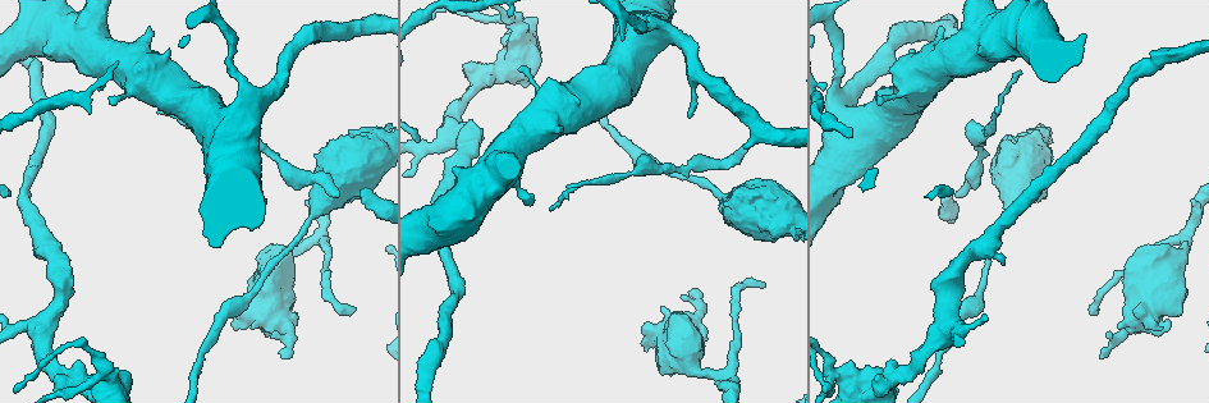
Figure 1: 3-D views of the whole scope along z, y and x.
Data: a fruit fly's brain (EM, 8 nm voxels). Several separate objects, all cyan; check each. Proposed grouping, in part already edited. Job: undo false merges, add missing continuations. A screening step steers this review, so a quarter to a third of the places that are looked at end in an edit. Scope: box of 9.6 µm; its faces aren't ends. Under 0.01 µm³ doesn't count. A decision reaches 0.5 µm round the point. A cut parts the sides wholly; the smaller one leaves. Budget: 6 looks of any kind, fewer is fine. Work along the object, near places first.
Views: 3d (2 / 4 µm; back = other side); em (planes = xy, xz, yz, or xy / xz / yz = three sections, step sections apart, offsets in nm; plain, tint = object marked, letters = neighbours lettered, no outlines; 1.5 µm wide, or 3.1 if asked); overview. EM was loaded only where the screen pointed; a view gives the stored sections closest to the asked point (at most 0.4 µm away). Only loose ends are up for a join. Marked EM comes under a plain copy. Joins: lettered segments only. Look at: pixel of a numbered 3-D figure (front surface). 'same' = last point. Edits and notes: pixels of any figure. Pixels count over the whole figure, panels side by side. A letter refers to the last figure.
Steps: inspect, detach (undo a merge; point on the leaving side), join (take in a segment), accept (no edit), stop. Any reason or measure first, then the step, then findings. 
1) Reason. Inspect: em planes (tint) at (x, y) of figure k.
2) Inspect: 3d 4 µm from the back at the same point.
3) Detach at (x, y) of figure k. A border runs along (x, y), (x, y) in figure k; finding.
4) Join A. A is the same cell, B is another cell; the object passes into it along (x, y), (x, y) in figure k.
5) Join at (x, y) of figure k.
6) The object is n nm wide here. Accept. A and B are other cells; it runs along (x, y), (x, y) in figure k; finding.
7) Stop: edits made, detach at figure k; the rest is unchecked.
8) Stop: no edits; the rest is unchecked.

Stops while still wide. Inspect: 3d 2 µm at (1121, 329) of figure 1.

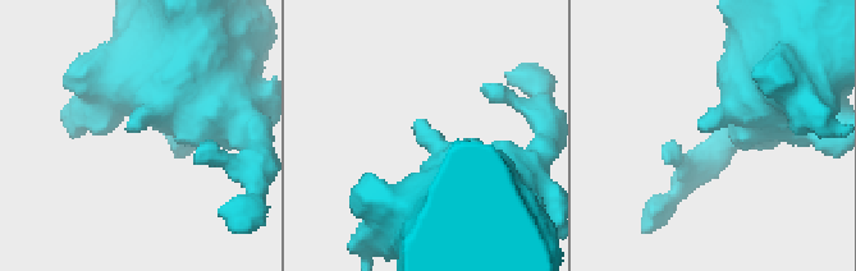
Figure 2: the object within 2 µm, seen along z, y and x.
Need the tissue. Inspect: em planes (letters) at (414, 125) of figure 2.

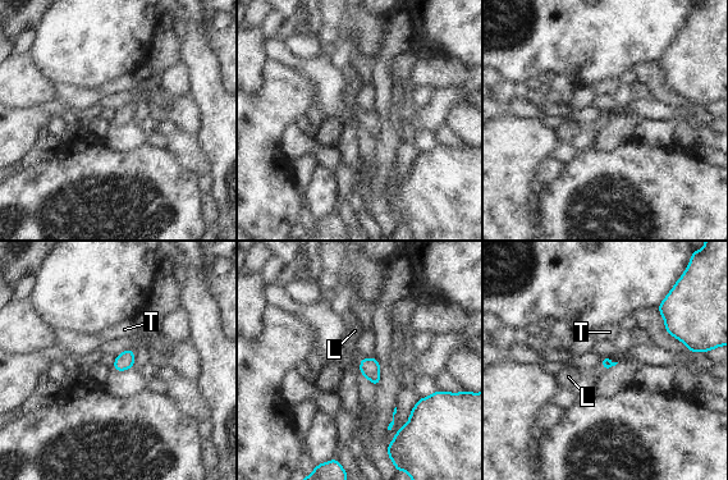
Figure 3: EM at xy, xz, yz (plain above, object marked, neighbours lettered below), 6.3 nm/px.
Join L. L is the same cell, T is another cell; it goes on there.

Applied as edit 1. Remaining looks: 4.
See it whole again. Inspect: overview.

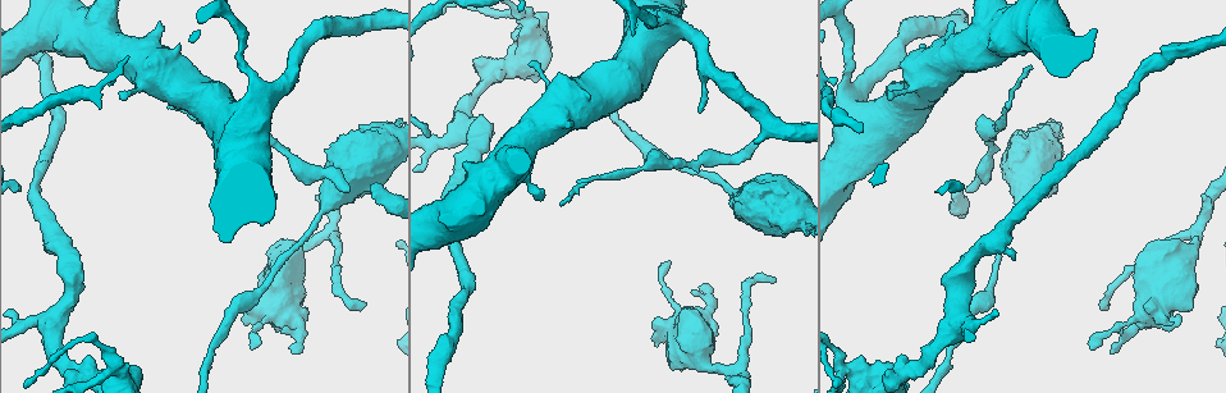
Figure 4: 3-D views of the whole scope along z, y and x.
An open end. Inspect: em planes (letters) at (531, 63) of figure 4.

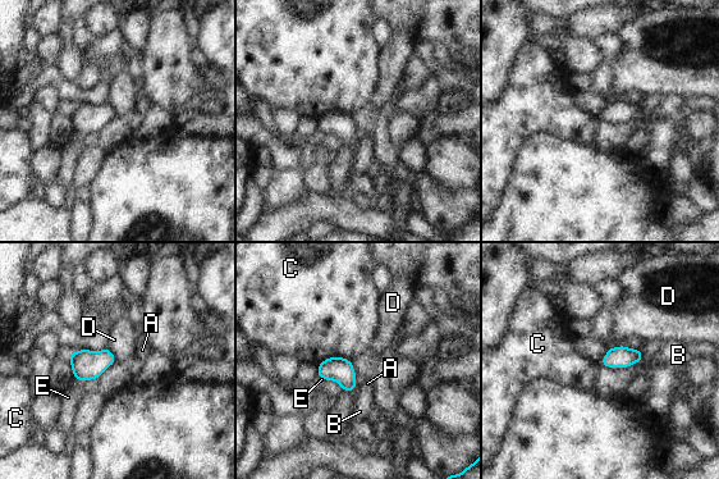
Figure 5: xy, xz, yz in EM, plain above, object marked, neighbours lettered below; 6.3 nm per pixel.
Accept. A, B, C, D and E are other cells; a border runs along (349, 359), (326, 357), (316, 366) in figure 5; none of them fits.

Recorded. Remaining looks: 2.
Stop: edits made, join at figure 3; the rest is unchecked.

